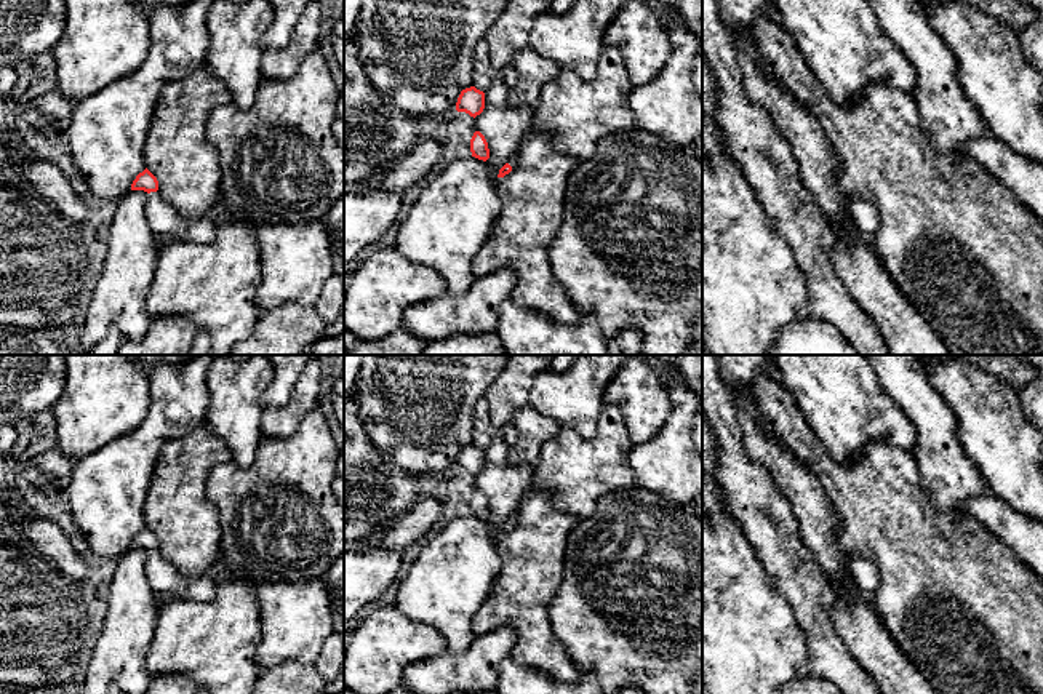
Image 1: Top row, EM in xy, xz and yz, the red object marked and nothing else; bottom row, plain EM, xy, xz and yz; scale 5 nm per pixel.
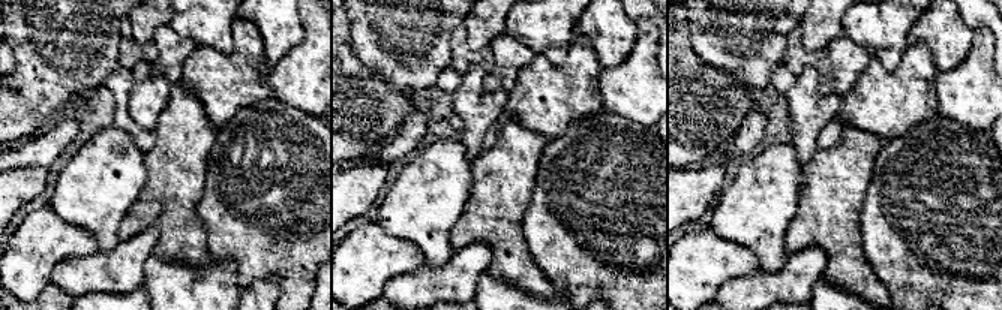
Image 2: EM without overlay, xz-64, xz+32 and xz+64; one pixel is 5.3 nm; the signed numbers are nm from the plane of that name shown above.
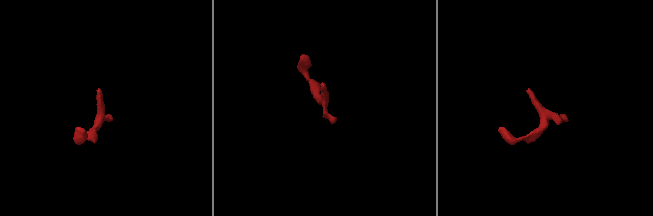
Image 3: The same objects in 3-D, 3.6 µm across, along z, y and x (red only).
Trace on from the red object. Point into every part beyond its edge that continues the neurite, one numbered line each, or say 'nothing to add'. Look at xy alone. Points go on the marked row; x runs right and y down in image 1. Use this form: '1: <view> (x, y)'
1: xy (163, 219)

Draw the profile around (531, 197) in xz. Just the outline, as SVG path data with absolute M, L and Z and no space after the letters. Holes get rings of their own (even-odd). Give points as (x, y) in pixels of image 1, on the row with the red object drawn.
M545 131L522 139L517 166L498 179L501 213L472 259L475 278L499 269L515 273L515 304L545 313L561 325L574 325L579 312L557 281L549 249L561 221L566 182L579 160L557 150Z

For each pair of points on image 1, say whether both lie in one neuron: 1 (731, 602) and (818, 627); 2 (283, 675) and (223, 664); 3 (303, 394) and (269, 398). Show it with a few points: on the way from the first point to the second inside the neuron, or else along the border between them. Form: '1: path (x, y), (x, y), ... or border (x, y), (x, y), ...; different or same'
1: border (776, 589), (789, 603), (810, 656); different
2: border (259, 670), (256, 677); different
3: border (303, 371), (283, 405), (263, 408); different

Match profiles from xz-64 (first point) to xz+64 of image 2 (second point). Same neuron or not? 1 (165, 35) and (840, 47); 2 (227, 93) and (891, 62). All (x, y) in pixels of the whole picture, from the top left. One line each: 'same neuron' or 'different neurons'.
1: same neuron
2: different neurons

